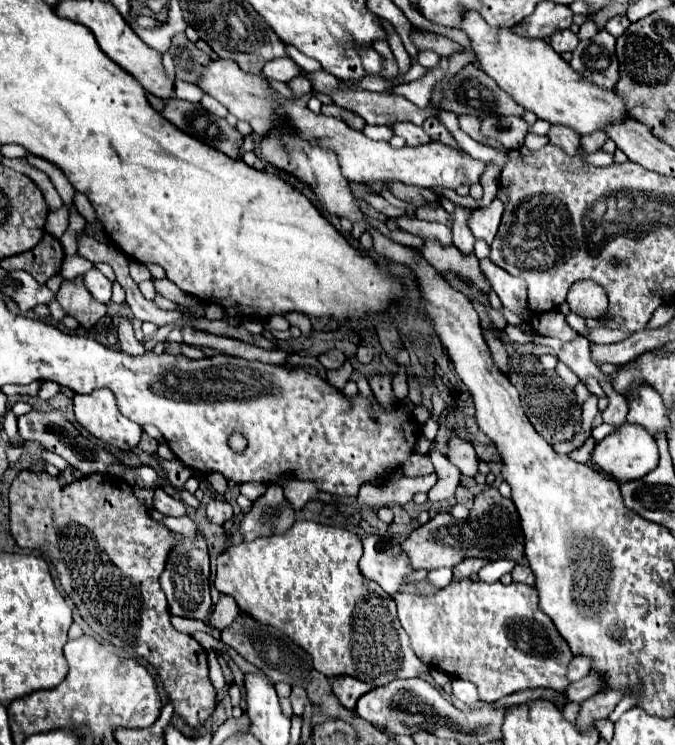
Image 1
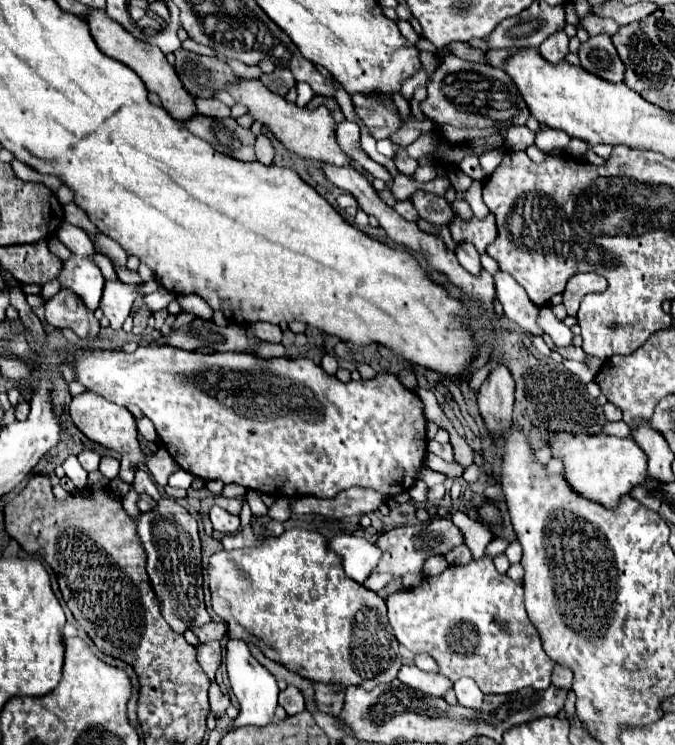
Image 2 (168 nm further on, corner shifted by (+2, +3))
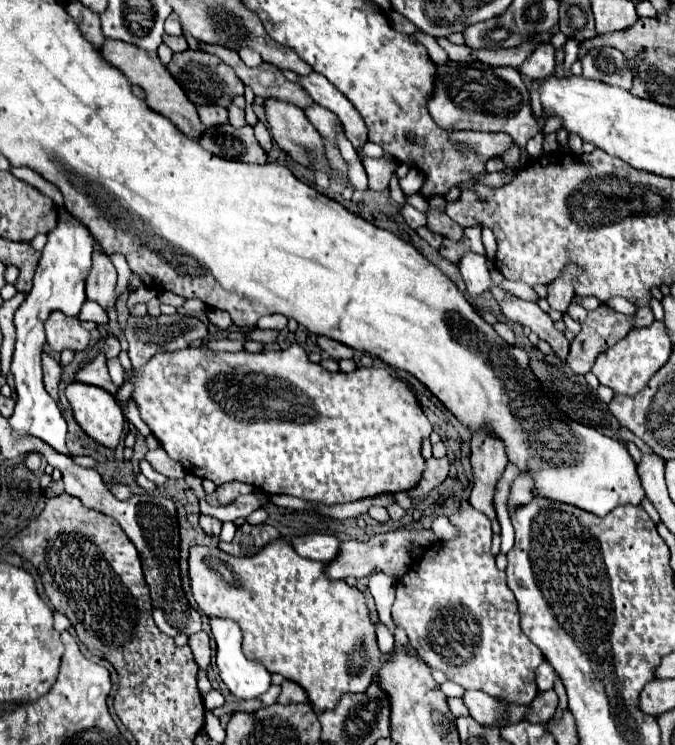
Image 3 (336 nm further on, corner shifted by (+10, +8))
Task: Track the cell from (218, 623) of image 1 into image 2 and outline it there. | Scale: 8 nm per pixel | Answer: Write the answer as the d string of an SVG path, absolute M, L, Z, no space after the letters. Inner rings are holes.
M211 621L209 625L201 625L201 629L193 629L193 633L199 637L201 643L213 641L213 639L223 639L225 633L227 633L227 625Z

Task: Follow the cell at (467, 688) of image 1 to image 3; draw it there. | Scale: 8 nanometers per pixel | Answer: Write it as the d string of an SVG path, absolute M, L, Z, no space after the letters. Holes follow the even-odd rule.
M467 690L463 696L471 718L477 720L477 724L481 726L493 726L493 724L501 724L507 714L507 706L503 702L499 702L497 698L485 696L485 692L479 690Z

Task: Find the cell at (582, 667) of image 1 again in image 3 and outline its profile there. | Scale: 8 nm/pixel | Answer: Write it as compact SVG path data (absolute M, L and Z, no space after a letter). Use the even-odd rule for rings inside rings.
M543 662L541 666L537 666L537 672L535 672L535 684L537 688L543 692L543 690L551 690L553 688L553 680L555 680L555 672L551 668L549 662Z

